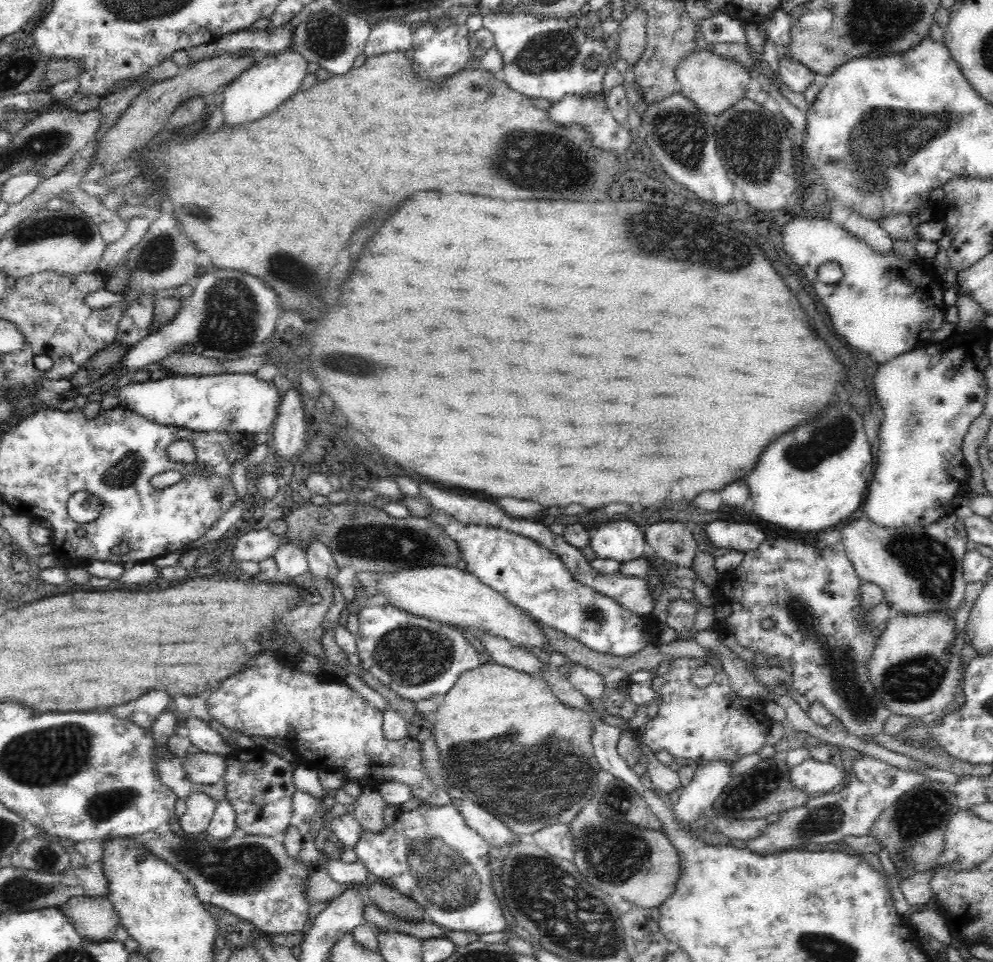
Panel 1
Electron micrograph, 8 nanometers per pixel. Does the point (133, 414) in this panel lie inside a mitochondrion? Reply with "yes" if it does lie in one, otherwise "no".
no

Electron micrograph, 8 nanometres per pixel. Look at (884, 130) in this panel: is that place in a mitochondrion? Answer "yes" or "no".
yes

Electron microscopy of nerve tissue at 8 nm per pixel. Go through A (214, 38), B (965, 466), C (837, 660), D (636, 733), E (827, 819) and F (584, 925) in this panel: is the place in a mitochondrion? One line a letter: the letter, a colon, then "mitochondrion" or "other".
A: other
B: other
C: mitochondrion
D: other
E: mitochondrion
F: mitochondrion

